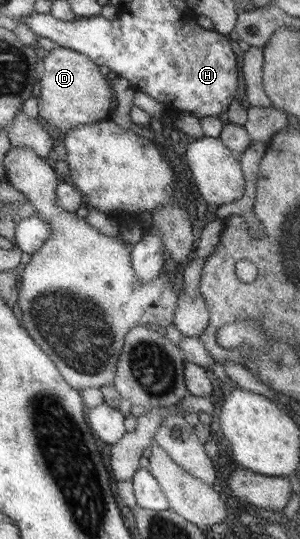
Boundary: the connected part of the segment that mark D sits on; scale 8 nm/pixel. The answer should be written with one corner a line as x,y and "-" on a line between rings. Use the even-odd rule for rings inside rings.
56,46
42,63
40,99
38,100
40,118
45,119
50,127
68,134
70,130
109,119
112,113
112,84
107,76
102,75
89,57
64,47

